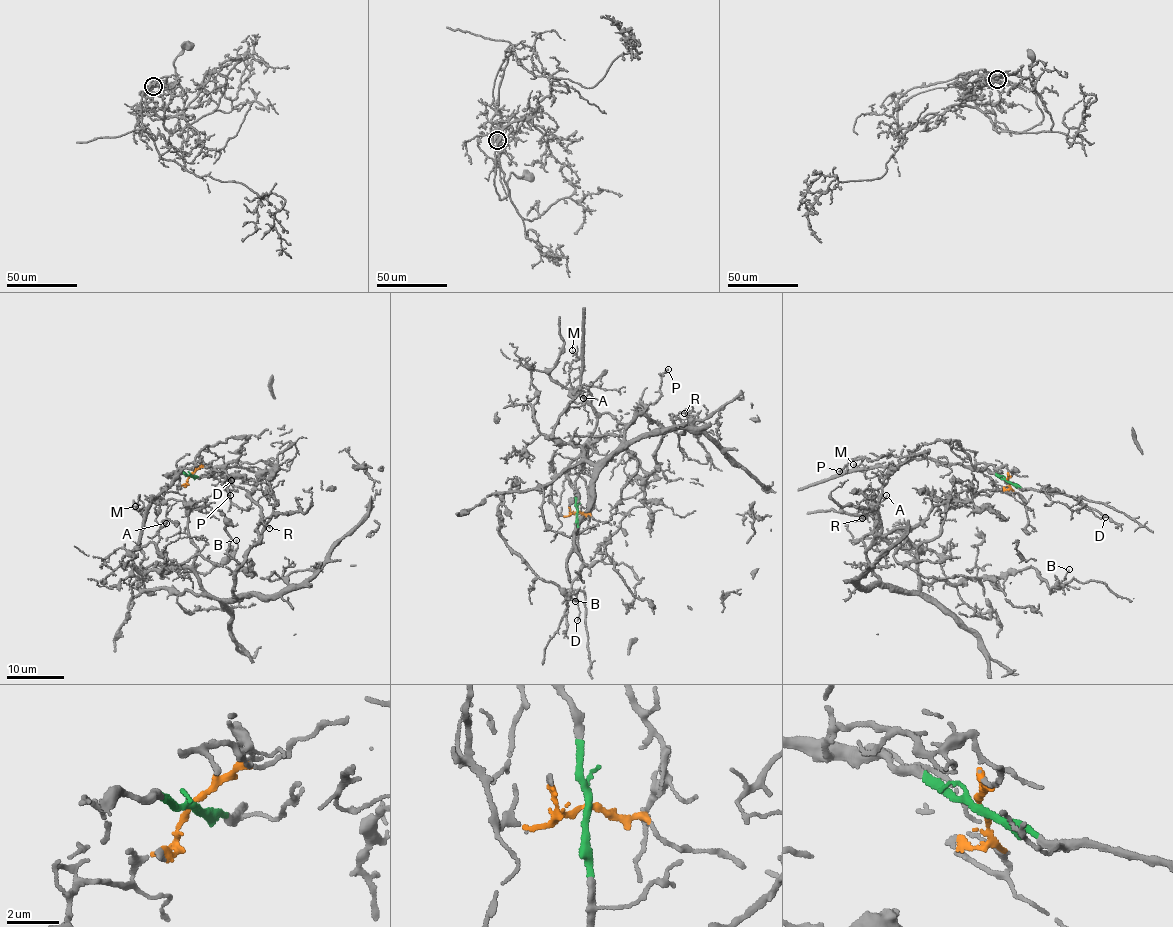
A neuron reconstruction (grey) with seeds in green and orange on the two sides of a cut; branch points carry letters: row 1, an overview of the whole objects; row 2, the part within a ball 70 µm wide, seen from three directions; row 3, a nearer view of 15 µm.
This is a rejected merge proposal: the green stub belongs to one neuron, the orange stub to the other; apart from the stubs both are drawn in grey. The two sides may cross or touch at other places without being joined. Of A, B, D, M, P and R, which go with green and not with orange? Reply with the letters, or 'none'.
D, M, P

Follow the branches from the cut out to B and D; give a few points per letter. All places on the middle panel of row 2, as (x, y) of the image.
B: (576, 511), (558, 515), (551, 481), (584, 445), (498, 507), (504, 542), (575, 601)
D: (576, 511), (581, 571), (572, 582), (579, 611), (576, 621)

